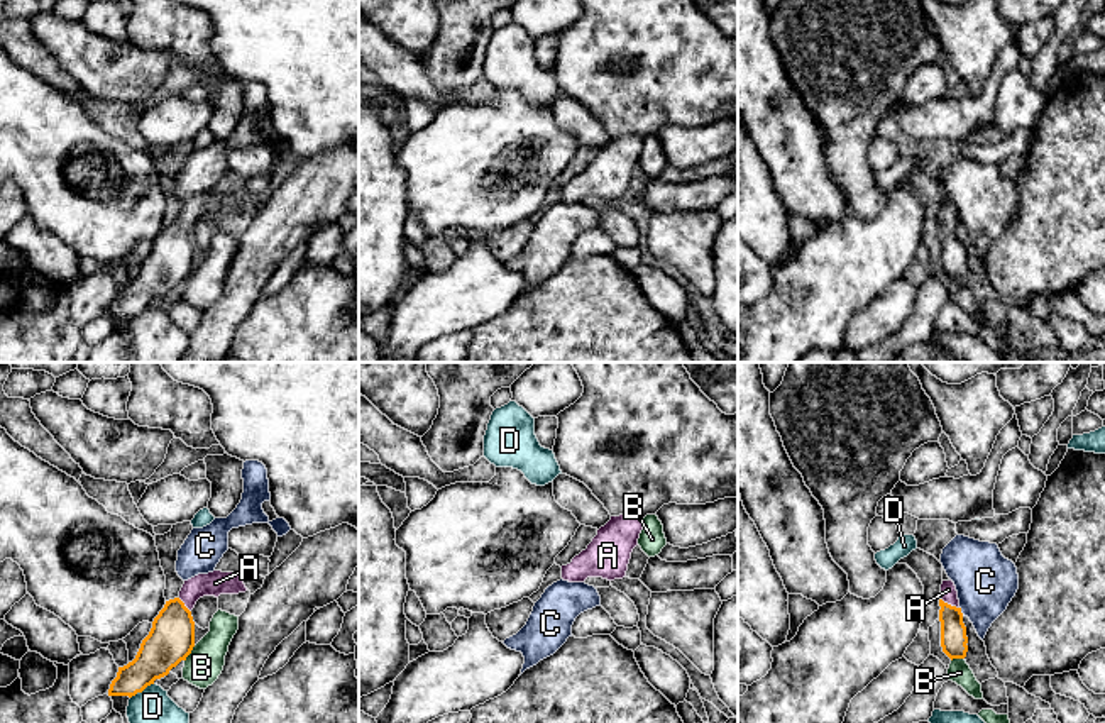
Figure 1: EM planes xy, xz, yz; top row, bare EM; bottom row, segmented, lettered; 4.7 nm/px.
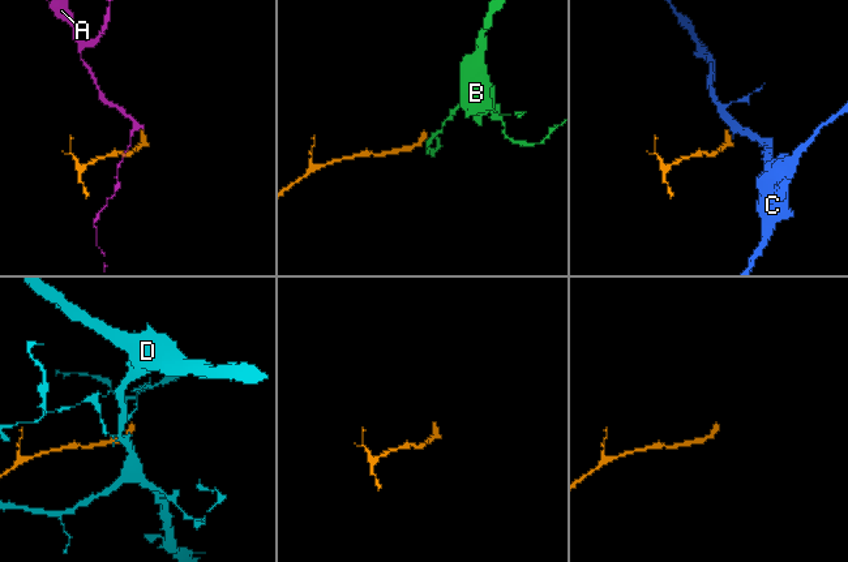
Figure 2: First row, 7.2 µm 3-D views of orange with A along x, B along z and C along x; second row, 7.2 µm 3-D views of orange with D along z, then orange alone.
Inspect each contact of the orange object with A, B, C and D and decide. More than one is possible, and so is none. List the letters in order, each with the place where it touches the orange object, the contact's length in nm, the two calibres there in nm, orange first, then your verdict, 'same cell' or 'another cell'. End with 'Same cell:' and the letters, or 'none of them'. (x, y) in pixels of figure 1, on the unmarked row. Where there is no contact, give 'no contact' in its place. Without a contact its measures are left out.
A: yz (950, 226) | 100 nm | 130/80 nm | same cell
B: xy (190, 273) | 90 nm | 220/180 nm | another cell
C: yz (960, 231) | 40 nm | 130/280 nm | another cell
D: xy (141, 312) | 130 nm | 200/240 nm | another cell
Same cell: A

